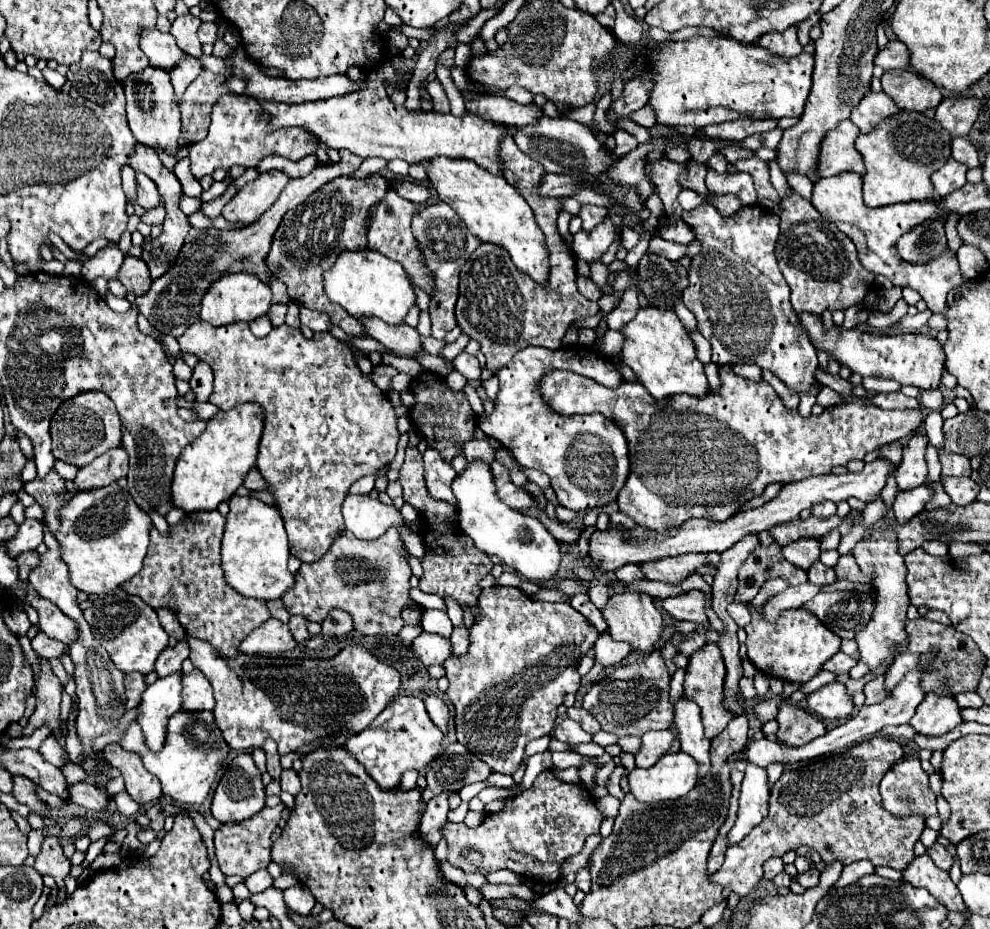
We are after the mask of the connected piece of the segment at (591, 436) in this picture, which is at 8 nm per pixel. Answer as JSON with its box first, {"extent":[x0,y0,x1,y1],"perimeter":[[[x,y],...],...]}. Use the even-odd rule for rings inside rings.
{"extent":[478,345,630,511],"perimeter":[[[572,345],[558,351],[548,351],[546,347],[526,347],[512,357],[508,367],[502,367],[496,373],[500,381],[496,407],[490,415],[482,415],[482,419],[478,419],[478,427],[512,451],[520,465],[546,473],[552,481],[558,503],[572,511],[602,507],[618,497],[630,471],[626,437],[614,421],[600,413],[562,417],[550,407],[544,407],[540,381],[552,369],[568,369],[594,379],[604,387],[616,389],[622,383],[622,375],[610,359],[602,357],[602,353],[596,349],[584,349],[584,345]]]}

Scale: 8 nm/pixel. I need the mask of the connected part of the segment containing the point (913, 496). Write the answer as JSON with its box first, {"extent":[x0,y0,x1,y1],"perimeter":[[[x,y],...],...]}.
{"extent":[894,485,932,523],"perimeter":[[[926,485],[916,487],[914,491],[900,491],[894,501],[896,519],[900,523],[908,523],[908,519],[912,519],[920,511],[924,511],[924,505],[930,501],[930,497],[932,497],[932,491]]]}

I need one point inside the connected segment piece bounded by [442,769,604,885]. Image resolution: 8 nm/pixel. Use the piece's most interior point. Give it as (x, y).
(536, 831)

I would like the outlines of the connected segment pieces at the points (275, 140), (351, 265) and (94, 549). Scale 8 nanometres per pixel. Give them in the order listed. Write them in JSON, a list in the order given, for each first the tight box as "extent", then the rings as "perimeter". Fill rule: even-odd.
[{"extent":[188,97,318,179],"perimeter":[[[222,97],[212,111],[212,125],[208,137],[188,147],[190,169],[196,179],[210,175],[214,169],[224,167],[230,169],[232,165],[242,167],[256,167],[266,155],[282,155],[290,161],[300,161],[306,155],[316,153],[318,141],[308,135],[304,129],[278,129],[270,131],[268,119],[262,113],[262,107],[252,101],[250,97]]]},{"extent":[324,249,414,325],"perimeter":[[[372,249],[340,253],[336,263],[324,273],[324,291],[330,301],[342,305],[352,317],[378,317],[388,325],[400,325],[408,309],[414,307],[414,291],[404,267]]]},{"extent":[54,483,150,593],"perimeter":[[[118,483],[76,493],[60,509],[60,527],[54,533],[62,547],[62,561],[68,565],[70,583],[84,593],[108,593],[132,579],[146,557],[150,543],[150,517],[140,511],[134,499]]]}]

